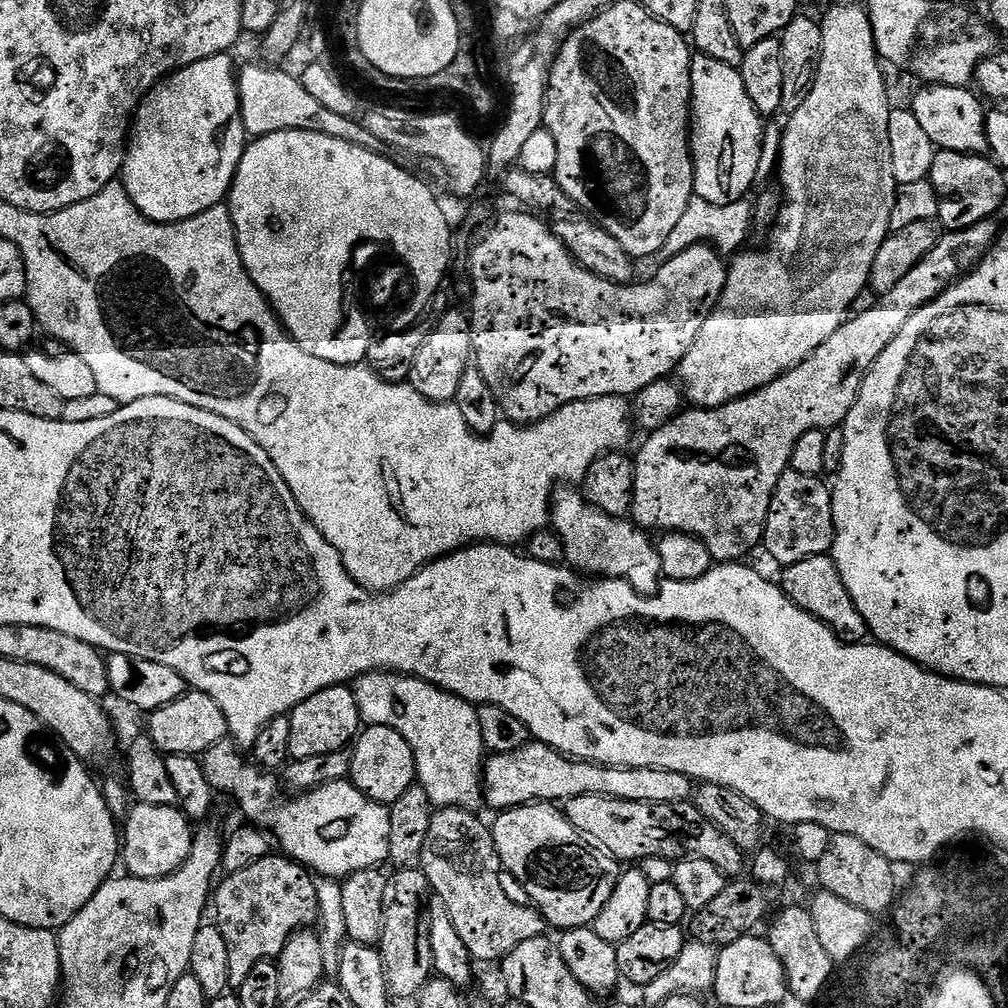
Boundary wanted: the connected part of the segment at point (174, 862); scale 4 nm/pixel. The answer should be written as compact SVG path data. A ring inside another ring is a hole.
M133 803L122 824L122 864L128 867L127 875L157 880L174 874L190 854L193 835L193 825L179 807Z

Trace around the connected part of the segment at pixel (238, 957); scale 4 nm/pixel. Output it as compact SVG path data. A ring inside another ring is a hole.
M269 854L219 881L214 892L214 923L222 930L230 953L229 989L238 990L260 960L276 960L295 932L311 929L317 923L319 904L313 877L309 869L287 856Z

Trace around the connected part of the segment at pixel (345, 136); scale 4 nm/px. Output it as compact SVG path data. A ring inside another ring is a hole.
M243 68L238 72L240 86L240 113L244 131L249 137L269 136L282 130L306 130L326 134L330 138L342 138L342 142L357 144L373 150L381 147L378 138L364 128L363 123L334 114L326 110L322 102L311 96L306 90L303 79L291 76L288 72L279 72L276 68Z

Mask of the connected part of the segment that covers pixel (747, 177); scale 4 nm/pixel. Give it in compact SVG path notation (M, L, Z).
M693 55L690 143L695 195L699 199L724 207L749 195L760 172L760 123L762 117L746 94L739 67Z

